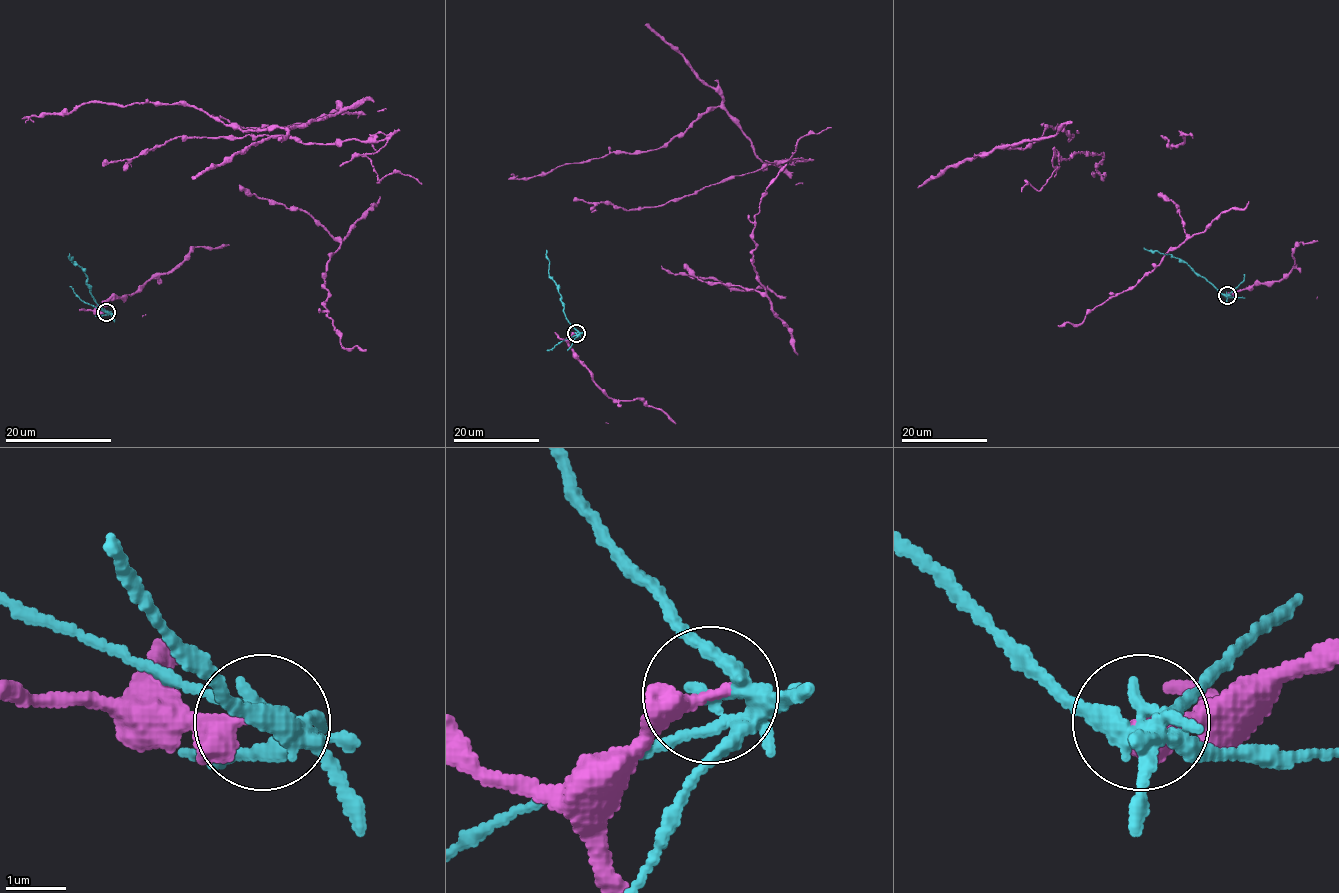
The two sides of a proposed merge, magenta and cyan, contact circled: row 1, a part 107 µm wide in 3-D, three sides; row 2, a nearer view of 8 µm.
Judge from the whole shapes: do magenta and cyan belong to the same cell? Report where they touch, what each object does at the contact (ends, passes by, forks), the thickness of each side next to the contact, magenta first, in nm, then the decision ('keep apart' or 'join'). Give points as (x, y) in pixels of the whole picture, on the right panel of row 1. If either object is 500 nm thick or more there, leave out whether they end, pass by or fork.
at (1227, 295); magenta ends there; cyan forks there; 380 nm thick on the magenta side, 240 nm on the other; keep apart

